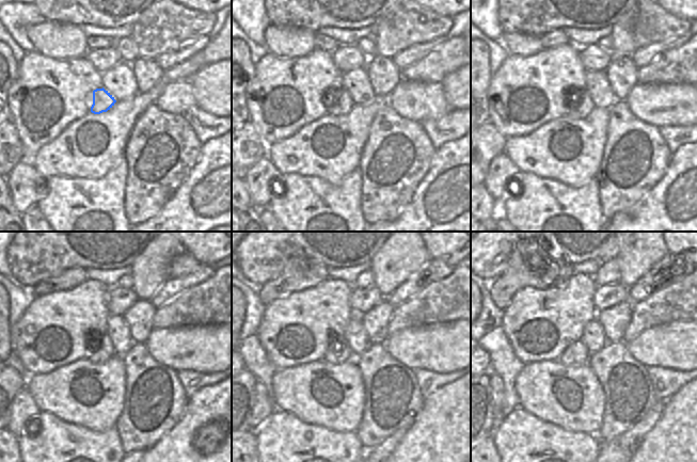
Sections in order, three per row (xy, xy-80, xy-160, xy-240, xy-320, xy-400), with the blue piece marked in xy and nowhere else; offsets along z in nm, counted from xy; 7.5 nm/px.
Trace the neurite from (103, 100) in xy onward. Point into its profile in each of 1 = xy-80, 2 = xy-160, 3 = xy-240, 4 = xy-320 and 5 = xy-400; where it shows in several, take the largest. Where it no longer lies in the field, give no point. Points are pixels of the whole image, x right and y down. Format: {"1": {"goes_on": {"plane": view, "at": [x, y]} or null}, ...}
{"1": {"goes_on": {"plane": "xy-80", "at": [342, 102]}}, "2": {"goes_on": {"plane": "xy-160", "at": [581, 106]}}, "3": {"goes_on": {"plane": "xy-240", "at": [100, 349]}}, "4": {"goes_on": {"plane": "xy-320", "at": [337, 351]}}, "5": {"goes_on": {"plane": "xy-400", "at": [576, 353]}}}

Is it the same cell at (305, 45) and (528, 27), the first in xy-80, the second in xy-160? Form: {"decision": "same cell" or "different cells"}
{"decision": "different cells"}

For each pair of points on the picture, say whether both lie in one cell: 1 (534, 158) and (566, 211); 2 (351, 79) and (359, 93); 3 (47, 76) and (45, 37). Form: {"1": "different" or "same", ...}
{"1": "different", "2": "same", "3": "different"}

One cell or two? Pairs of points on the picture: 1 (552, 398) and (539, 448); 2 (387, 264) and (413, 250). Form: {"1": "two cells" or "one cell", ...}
{"1": "two cells", "2": "one cell"}

